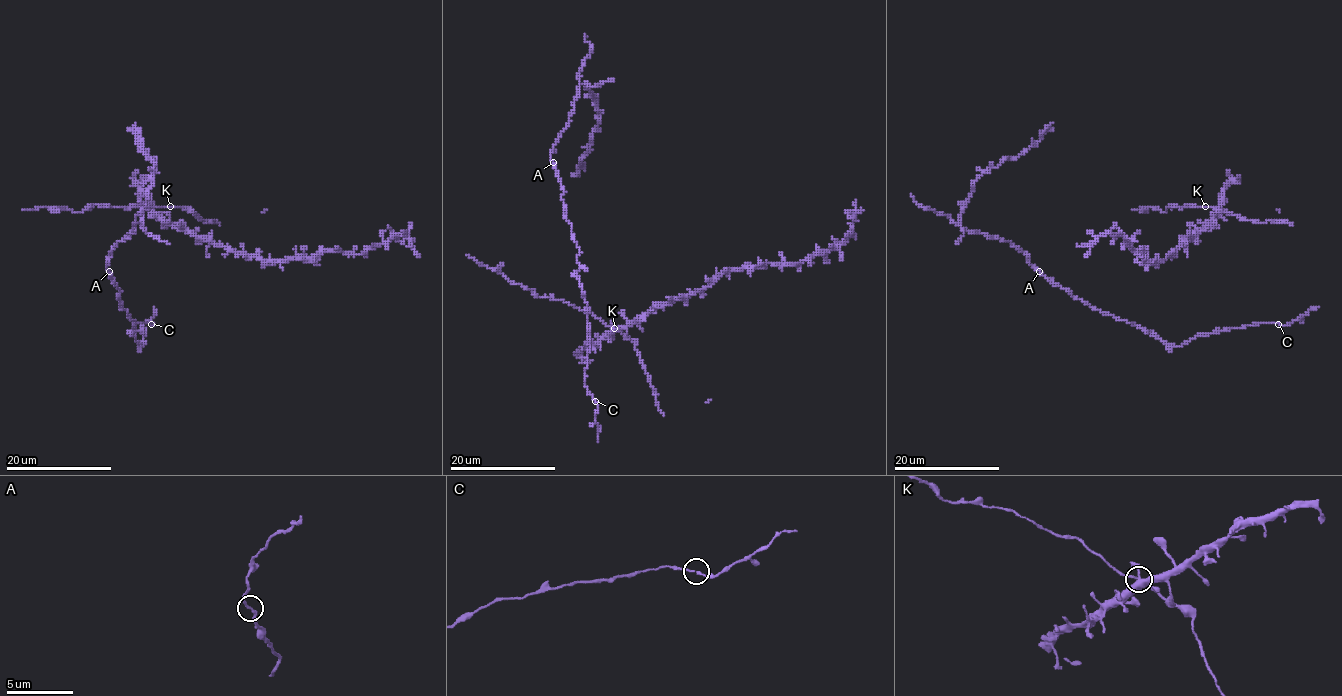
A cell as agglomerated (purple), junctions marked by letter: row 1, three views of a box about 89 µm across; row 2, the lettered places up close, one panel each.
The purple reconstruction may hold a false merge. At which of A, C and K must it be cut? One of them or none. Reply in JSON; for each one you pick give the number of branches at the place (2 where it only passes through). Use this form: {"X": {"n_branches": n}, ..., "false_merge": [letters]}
{"false_merge": []}

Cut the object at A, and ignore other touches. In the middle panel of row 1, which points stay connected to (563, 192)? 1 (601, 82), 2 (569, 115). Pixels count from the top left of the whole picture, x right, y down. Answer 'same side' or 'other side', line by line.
1: same side
2: other side

